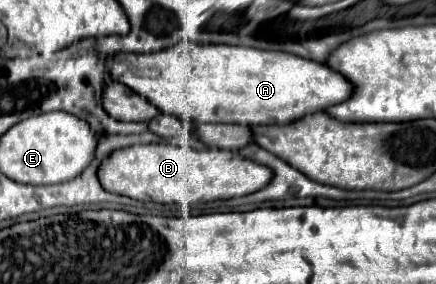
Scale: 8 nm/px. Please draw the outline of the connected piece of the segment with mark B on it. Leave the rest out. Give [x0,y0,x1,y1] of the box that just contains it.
[99,143,271,205]

